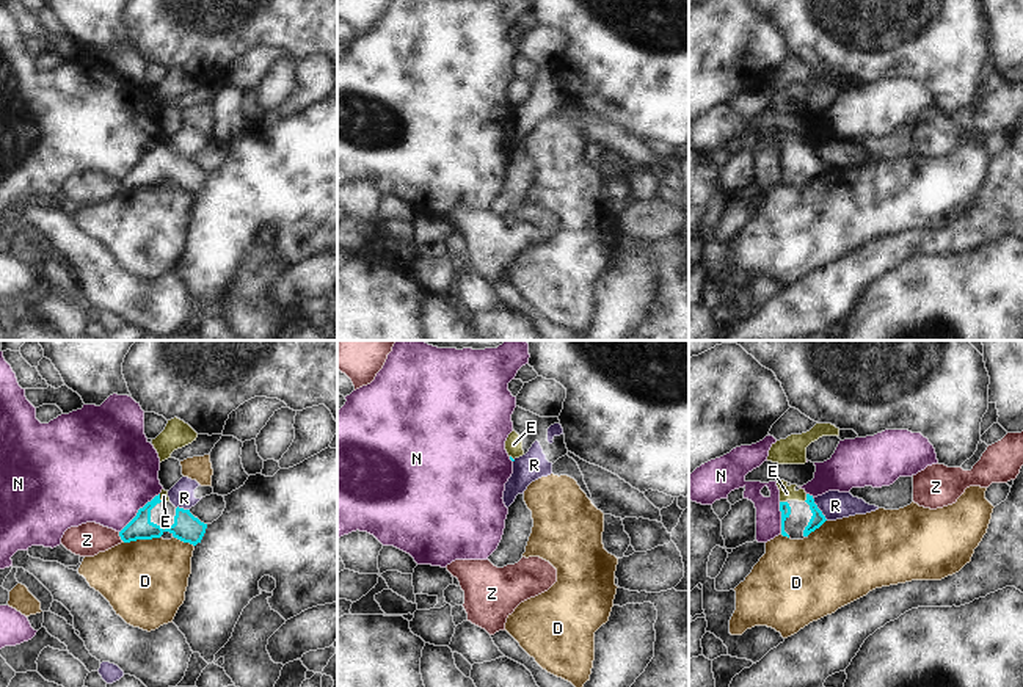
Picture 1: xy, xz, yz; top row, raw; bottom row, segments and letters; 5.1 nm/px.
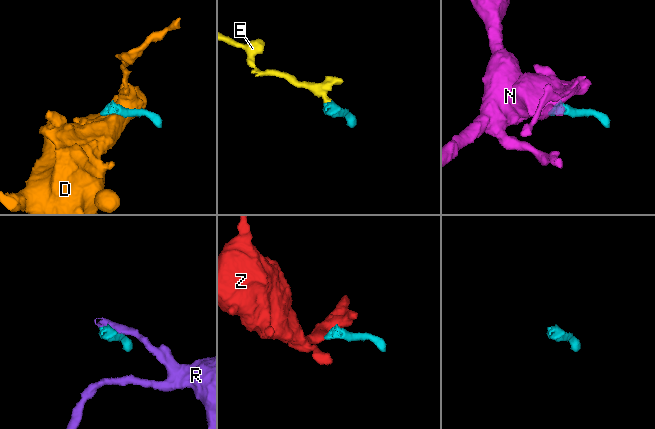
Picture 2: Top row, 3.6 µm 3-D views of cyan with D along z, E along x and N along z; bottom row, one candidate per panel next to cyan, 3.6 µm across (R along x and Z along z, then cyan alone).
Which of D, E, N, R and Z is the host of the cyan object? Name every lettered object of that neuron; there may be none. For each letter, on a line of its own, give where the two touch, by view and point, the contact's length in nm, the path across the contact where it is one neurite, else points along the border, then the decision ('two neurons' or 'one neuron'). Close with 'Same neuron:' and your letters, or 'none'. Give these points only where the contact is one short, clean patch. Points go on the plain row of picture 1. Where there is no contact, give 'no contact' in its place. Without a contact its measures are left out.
D: meets cyan in xy at (140, 187); contact 190 nm long; two neurons
E: meets cyan in yz at (807, 146); contact 40 nm long; runs through yz (818, 167), (807, 146), (786, 141); one neuron
N: meets cyan in xy at (138, 160); contact 300 nm long; border along xy (159, 141), (120, 181); two neurons
R: meets cyan in yz at (818, 157); contact 150 nm long; border along yz (811, 146), (827, 168); two neurons
Z: meets cyan in xy at (120, 184); contact 50 nm long; border along xy (118, 181), (123, 189); two neurons
Same neuron: E

